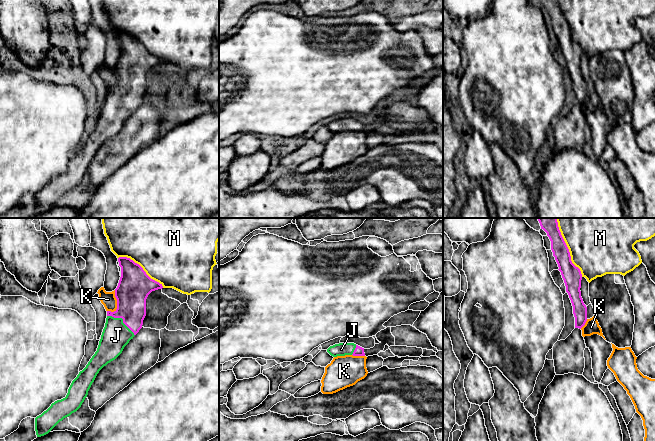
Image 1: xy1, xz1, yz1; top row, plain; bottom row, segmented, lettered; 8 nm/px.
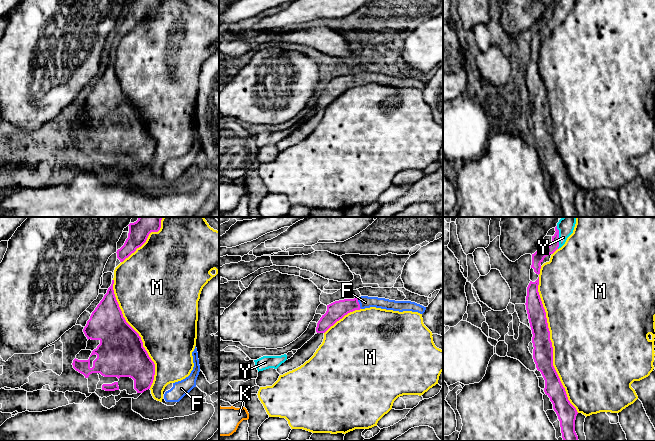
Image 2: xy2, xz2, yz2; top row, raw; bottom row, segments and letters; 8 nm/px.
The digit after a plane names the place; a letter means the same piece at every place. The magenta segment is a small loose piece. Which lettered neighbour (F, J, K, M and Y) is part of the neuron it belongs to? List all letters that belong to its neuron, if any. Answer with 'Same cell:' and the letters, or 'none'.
Same cell: F, J, Y

